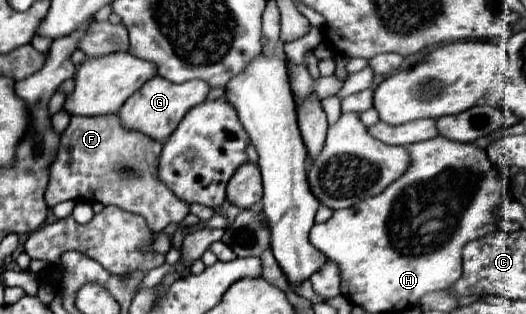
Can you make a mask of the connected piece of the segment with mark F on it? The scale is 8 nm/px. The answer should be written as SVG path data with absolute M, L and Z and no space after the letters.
M117 114L91 118L71 116L71 124L61 136L57 160L51 166L45 192L47 206L53 208L65 200L115 204L121 210L143 216L153 232L183 222L189 214L189 204L179 200L159 178L161 146L159 140L153 140L143 132L127 130Z

